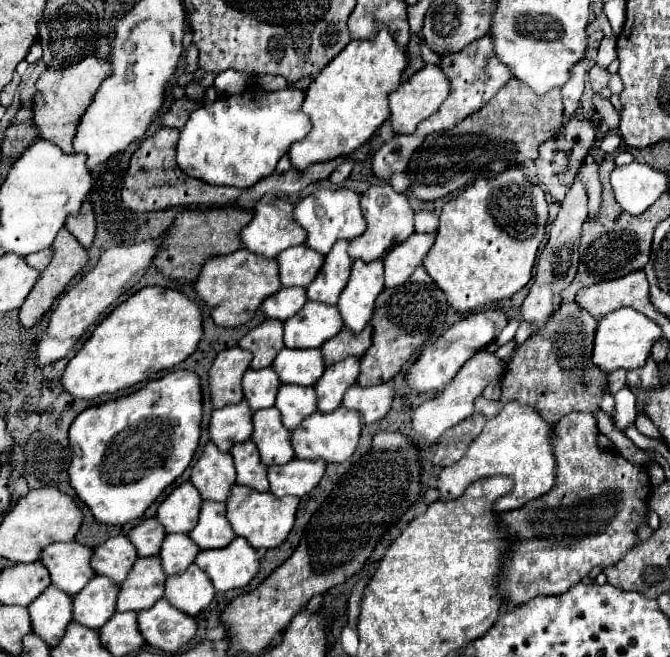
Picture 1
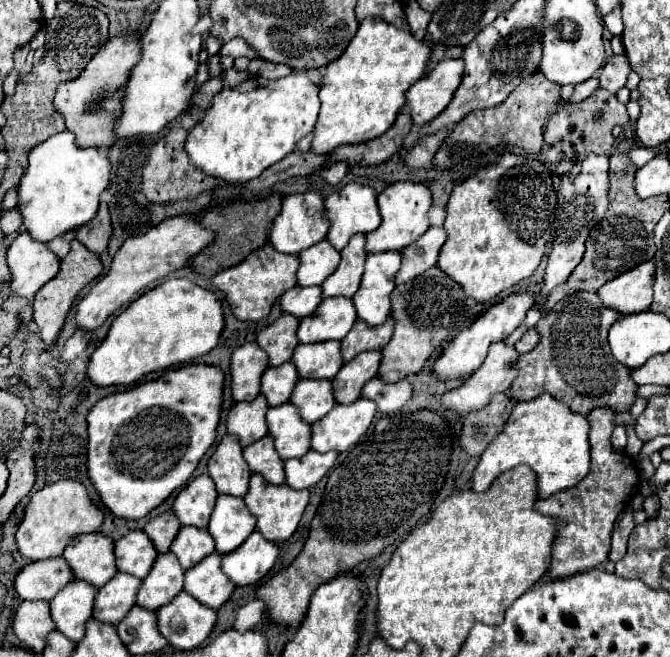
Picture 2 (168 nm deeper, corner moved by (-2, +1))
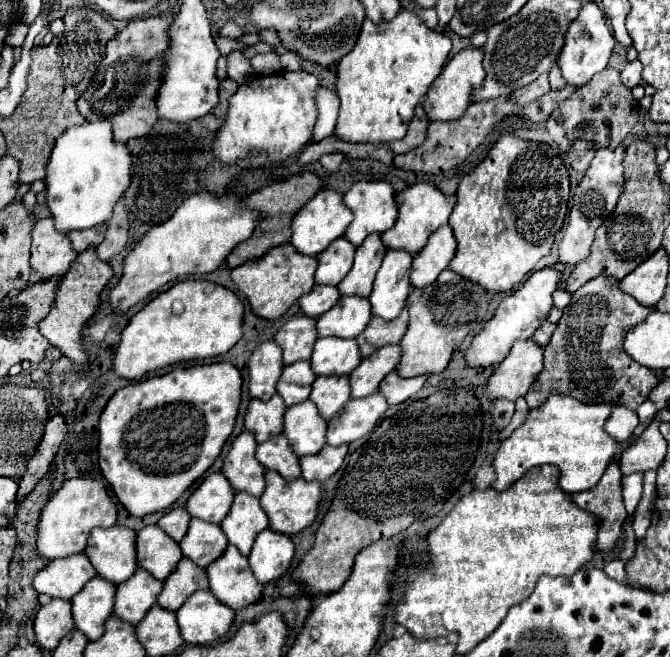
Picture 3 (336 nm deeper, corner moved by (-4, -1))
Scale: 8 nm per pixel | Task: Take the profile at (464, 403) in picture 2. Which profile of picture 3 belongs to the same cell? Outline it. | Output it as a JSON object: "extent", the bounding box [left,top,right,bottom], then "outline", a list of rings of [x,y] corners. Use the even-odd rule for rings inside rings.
{"extent":[487,341,543,401],"outline":[[[515,341],[509,355],[495,367],[493,375],[487,379],[489,399],[509,399],[515,401],[523,397],[531,387],[533,379],[541,373],[543,349],[527,341]]]}

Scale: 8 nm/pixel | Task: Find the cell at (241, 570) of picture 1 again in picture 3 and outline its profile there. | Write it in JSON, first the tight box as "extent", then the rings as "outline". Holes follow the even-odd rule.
{"extent":[249,529,293,583],"outline":[[[265,529],[255,537],[253,549],[249,553],[249,567],[259,583],[269,583],[281,577],[293,559],[293,543],[285,535],[273,535]]]}

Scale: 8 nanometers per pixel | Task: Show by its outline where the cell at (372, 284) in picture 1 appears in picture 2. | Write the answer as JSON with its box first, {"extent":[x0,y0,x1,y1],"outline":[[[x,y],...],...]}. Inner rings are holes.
{"extent":[353,251,401,325],"outline":[[[399,251],[371,253],[365,263],[361,287],[353,297],[357,317],[367,325],[385,323],[391,313],[391,291],[395,289],[395,275],[401,267]]]}

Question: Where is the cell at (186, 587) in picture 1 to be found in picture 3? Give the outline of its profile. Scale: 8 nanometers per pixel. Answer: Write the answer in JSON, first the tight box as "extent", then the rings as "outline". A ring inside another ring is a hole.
{"extent":[205,547,263,609],"outline":[[[227,547],[205,573],[209,577],[209,591],[231,609],[241,609],[261,597],[263,585],[253,579],[247,559],[235,547]]]}

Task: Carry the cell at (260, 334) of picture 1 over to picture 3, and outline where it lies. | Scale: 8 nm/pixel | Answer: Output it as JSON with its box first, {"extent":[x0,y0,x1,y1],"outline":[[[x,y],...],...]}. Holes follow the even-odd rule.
{"extent":[273,315,317,365],"outline":[[[293,315],[287,319],[287,323],[275,333],[273,341],[283,351],[283,363],[291,365],[301,359],[309,359],[313,351],[313,343],[317,341],[315,331],[315,319],[305,315]]]}

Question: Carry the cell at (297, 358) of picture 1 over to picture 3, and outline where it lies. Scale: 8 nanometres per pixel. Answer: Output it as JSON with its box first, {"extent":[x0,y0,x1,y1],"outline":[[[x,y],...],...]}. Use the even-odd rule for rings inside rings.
{"extent":[311,339,359,375],"outline":[[[317,339],[311,355],[311,369],[315,375],[349,375],[359,363],[355,339]]]}

